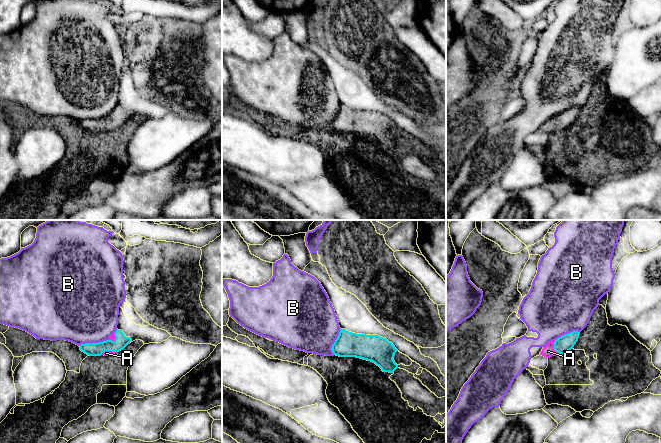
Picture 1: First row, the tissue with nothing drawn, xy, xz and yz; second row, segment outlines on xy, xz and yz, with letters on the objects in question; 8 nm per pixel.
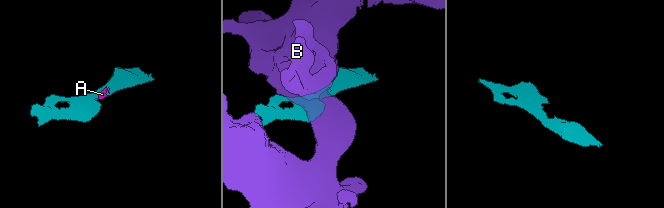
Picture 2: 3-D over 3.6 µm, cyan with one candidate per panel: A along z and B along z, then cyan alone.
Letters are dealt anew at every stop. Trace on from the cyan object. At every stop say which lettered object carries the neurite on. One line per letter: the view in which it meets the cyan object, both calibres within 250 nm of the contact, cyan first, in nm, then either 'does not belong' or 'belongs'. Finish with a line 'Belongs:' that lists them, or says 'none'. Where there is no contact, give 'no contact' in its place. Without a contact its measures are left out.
A: meets cyan in yz; 140 nm thick on the cyan side, 100 nm on the other; does not belong
B: meets cyan in xy; 110 nm thick on the cyan side, 480 nm on the other; does not belong
Belongs: none

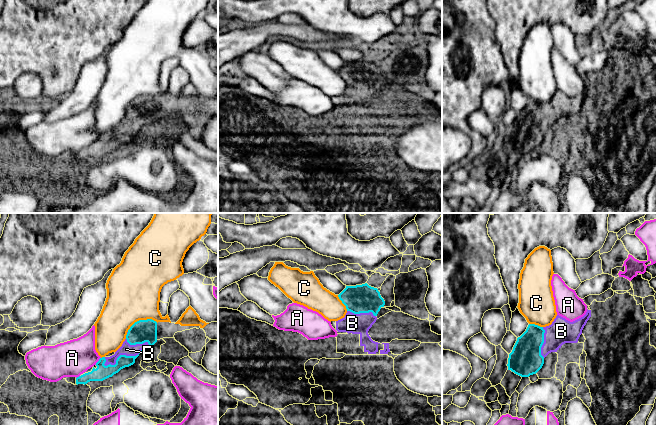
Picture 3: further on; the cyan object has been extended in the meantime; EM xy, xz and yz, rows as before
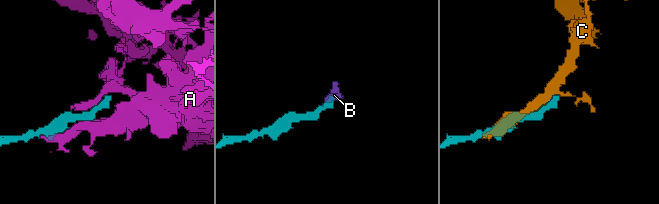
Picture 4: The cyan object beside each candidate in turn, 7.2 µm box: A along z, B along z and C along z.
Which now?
A: meets cyan in xy; 120 nm thick on the cyan side, 280 nm on the other; does not belong
B: meets cyan in xy; 120 nm thick on the cyan side, 100 nm on the other; belongs
C: meets cyan in xy; 180 nm thick on the cyan side, 440 nm on the other; does not belong
Belongs: B

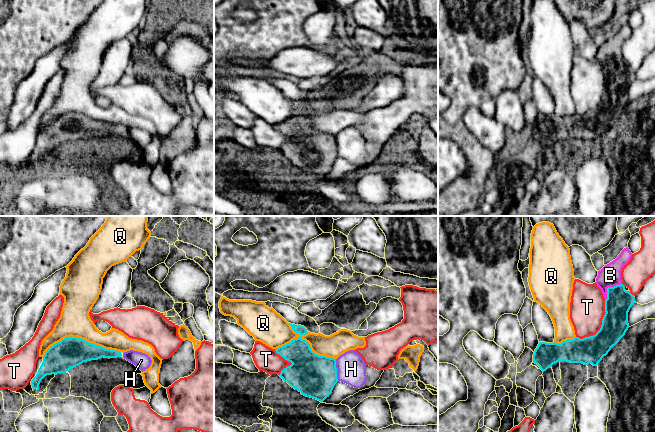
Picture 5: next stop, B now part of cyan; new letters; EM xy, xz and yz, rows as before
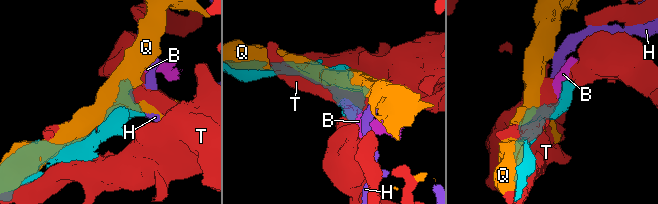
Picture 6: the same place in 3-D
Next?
B: meets cyan in yz; 200 nm thick on the cyan side, 180 nm on the other; belongs
H: meets cyan in xz; 340 nm thick on the cyan side, 240 nm on the other; does not belong
Q: meets cyan in xz; 320 nm thick on the cyan side, 220 nm on the other; does not belong
T: meets cyan in yz; 220 nm thick on the cyan side, 280 nm on the other; does not belong
Belongs: B

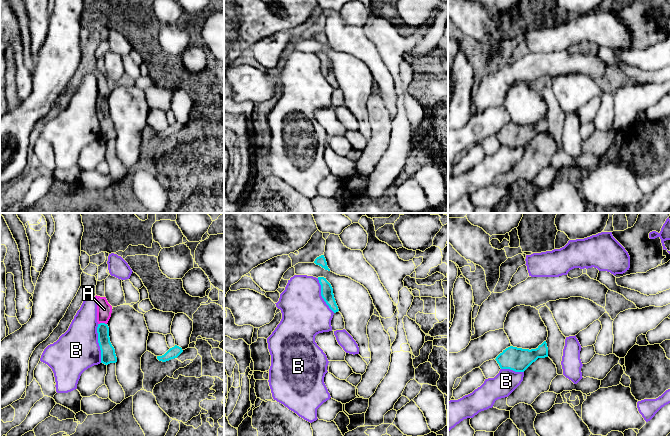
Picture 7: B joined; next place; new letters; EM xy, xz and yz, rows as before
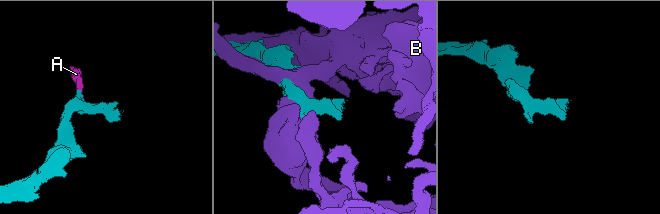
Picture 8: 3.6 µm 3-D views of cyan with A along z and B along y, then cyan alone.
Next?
A: meets cyan in xy; 110 nm thick on the cyan side, 120 nm on the other; belongs
B: meets cyan in xy; 120 nm thick on the cyan side, 340 nm on the other; does not belong
Belongs: A

